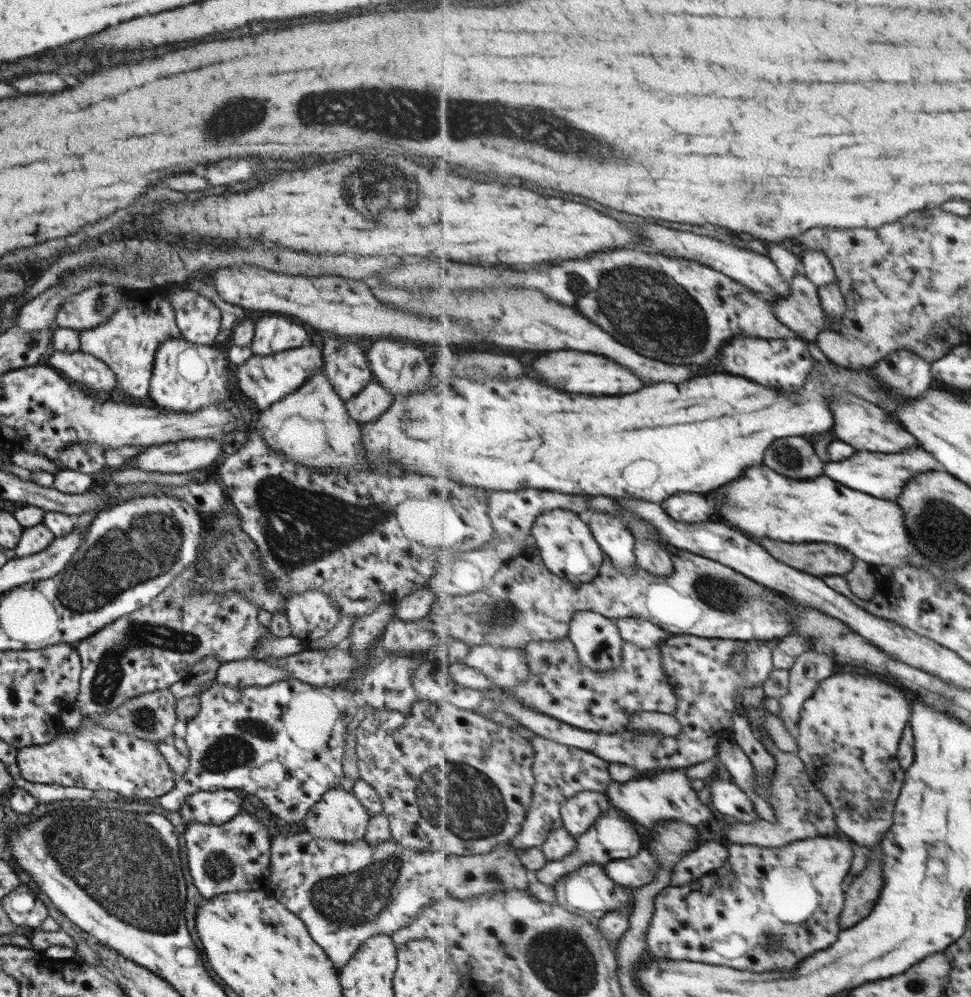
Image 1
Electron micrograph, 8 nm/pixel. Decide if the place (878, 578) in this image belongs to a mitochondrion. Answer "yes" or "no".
no

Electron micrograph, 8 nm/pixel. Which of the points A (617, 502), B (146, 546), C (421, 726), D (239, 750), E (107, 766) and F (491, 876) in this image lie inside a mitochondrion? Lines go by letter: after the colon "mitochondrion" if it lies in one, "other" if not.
A: other
B: mitochondrion
C: other
D: mitochondrion
E: other
F: mitochondrion

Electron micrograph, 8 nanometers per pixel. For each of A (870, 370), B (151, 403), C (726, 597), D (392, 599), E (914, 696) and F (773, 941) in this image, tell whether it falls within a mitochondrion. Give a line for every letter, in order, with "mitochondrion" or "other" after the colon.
A: other
B: other
C: mitochondrion
D: other
E: other
F: mitochondrion

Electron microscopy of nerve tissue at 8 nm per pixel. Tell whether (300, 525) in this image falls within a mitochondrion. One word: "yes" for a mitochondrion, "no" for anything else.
yes

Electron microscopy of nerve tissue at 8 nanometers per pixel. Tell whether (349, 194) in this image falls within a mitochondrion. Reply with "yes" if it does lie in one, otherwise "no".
yes

